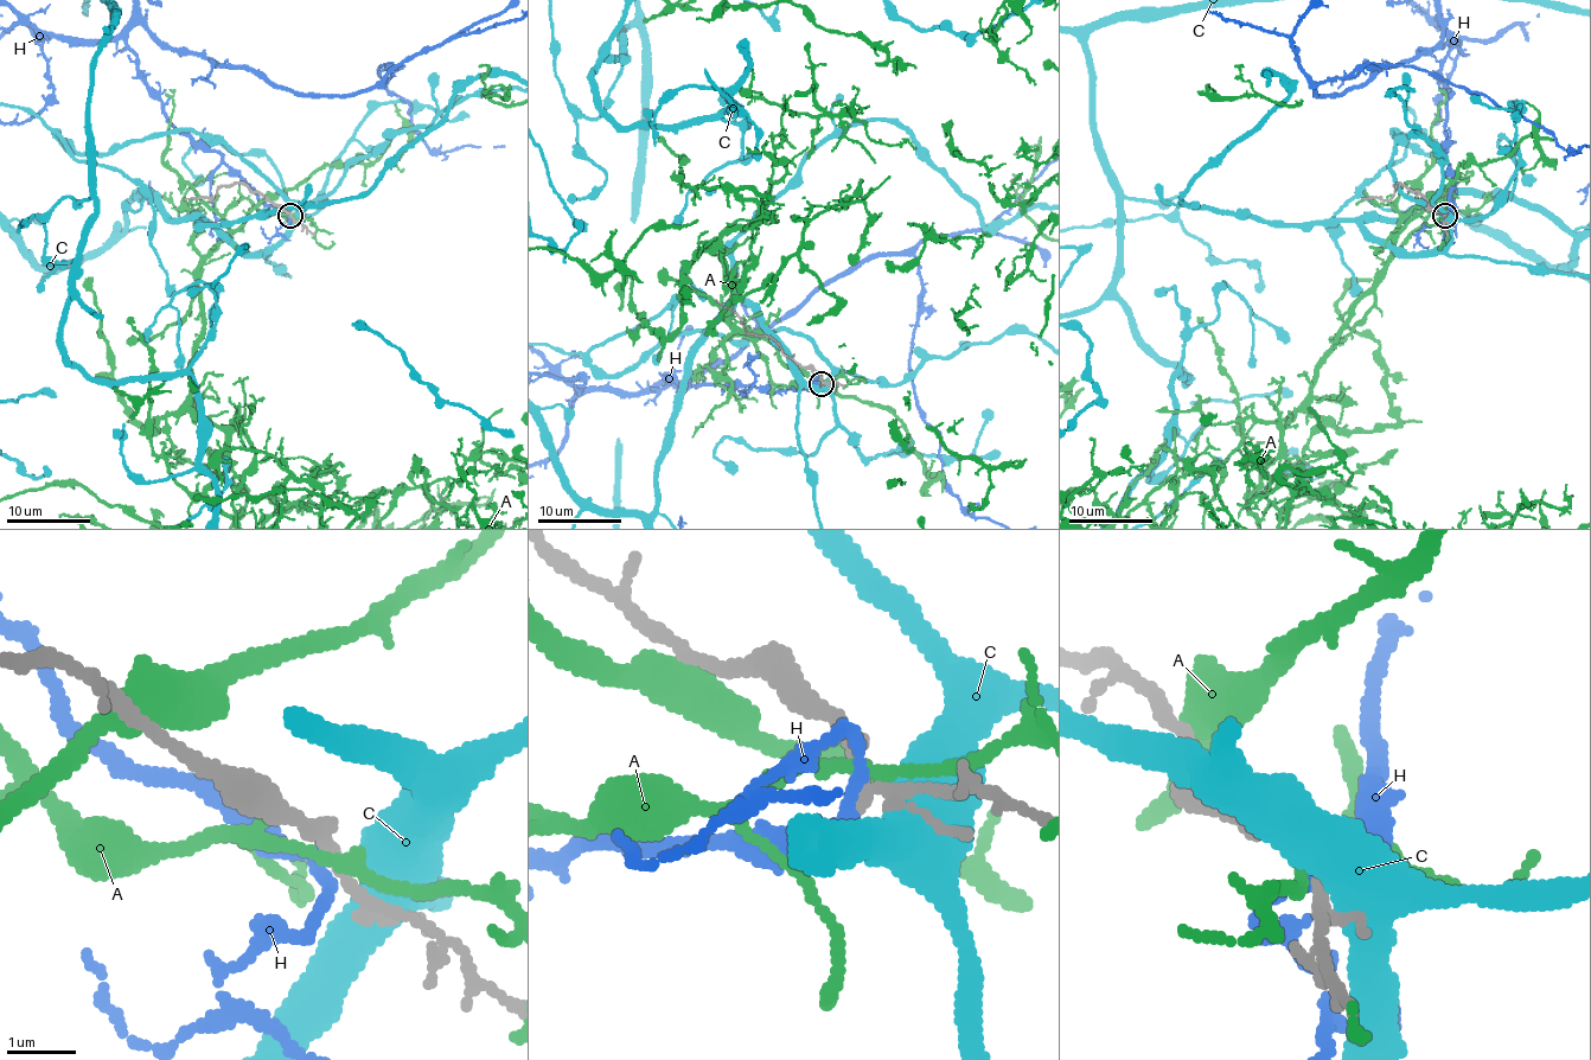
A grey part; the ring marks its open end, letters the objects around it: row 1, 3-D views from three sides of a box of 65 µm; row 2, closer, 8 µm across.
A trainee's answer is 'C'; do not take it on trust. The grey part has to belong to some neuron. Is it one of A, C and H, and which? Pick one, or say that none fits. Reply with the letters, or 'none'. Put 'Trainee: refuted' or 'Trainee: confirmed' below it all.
H
Trainee: refuted

